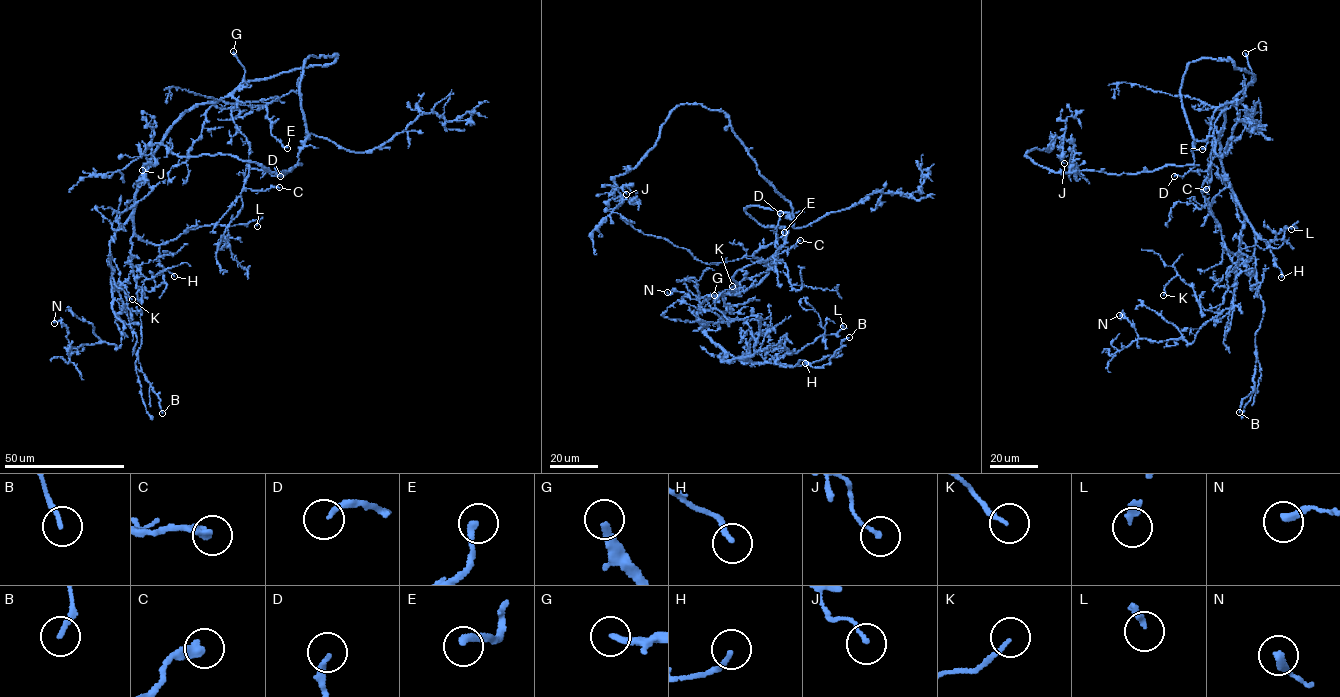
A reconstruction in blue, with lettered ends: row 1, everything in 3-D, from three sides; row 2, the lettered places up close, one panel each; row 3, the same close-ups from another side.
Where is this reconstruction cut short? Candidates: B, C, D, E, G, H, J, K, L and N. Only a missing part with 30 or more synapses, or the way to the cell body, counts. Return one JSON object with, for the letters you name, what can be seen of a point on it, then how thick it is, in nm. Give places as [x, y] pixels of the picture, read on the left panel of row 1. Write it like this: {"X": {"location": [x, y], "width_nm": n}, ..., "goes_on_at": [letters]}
{"G": {"location": [233, 51], "width_nm": 240}, "goes_on_at": ["G"]}

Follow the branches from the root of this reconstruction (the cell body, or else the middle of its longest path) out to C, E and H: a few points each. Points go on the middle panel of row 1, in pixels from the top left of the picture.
C: (786, 230), (765, 277), (733, 292), (737, 271), (772, 259), (800, 240)
E: (786, 230), (786, 240), (765, 277), (745, 290), (733, 292), (741, 280), (767, 271), (754, 253), (784, 232)
H: (786, 230), (765, 277), (745, 290), (706, 298), (697, 316), (713, 341), (742, 361), (805, 363)

